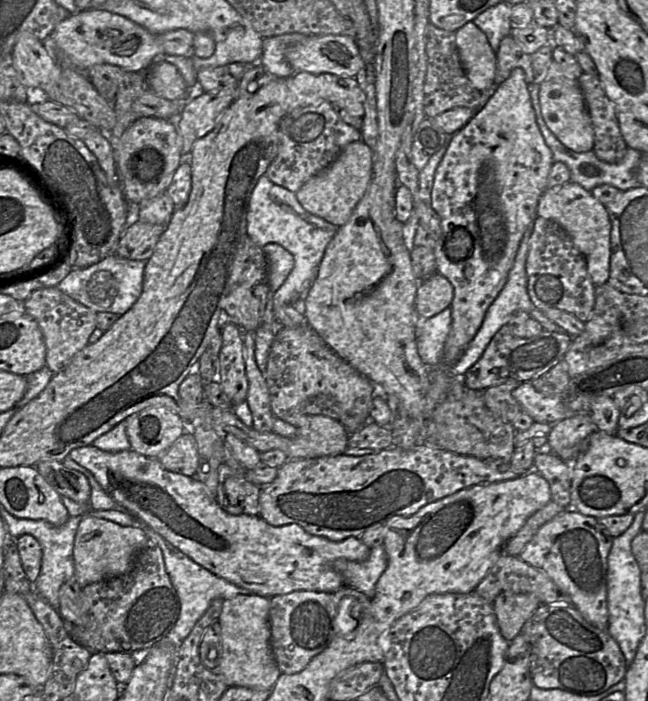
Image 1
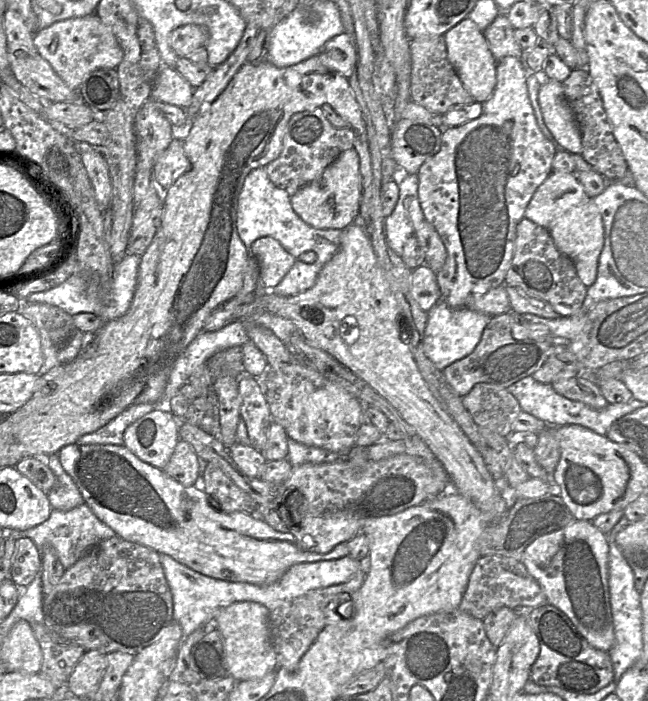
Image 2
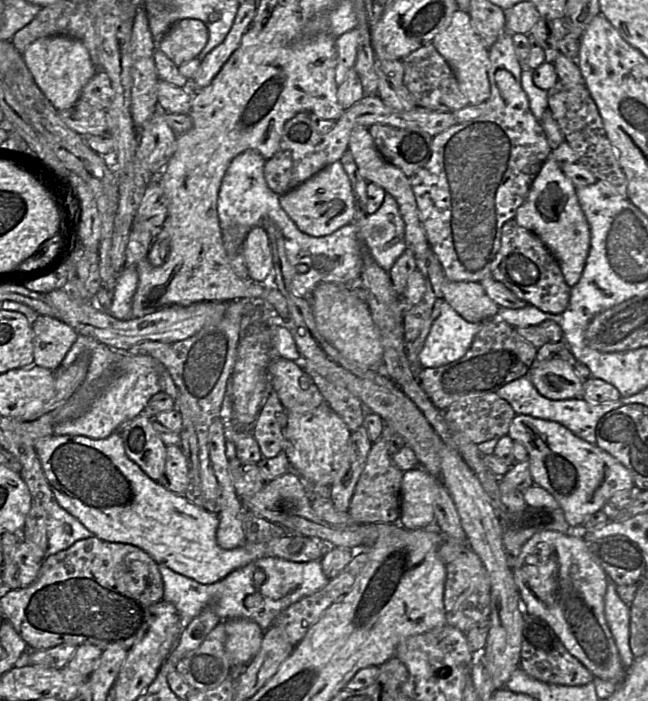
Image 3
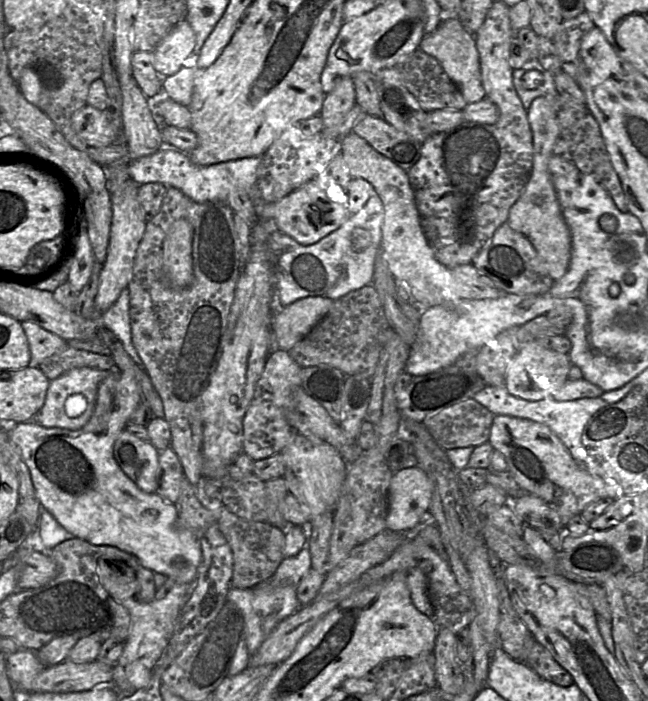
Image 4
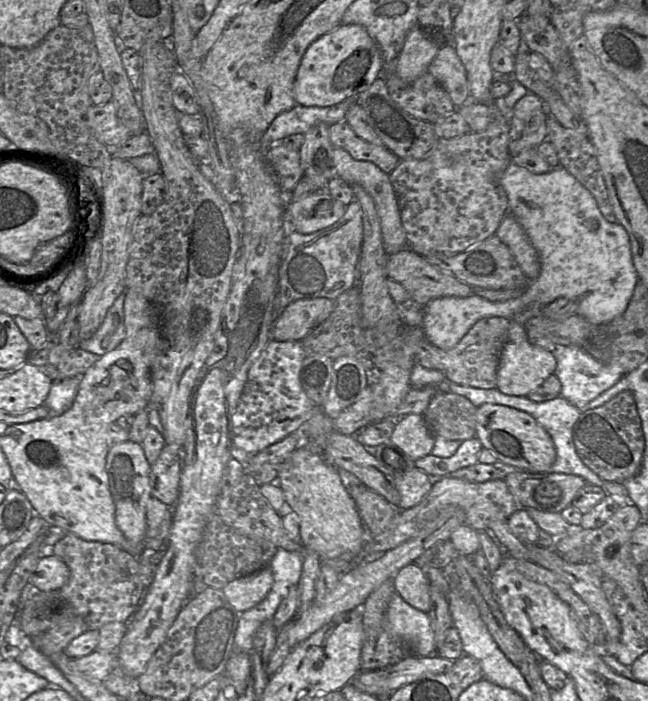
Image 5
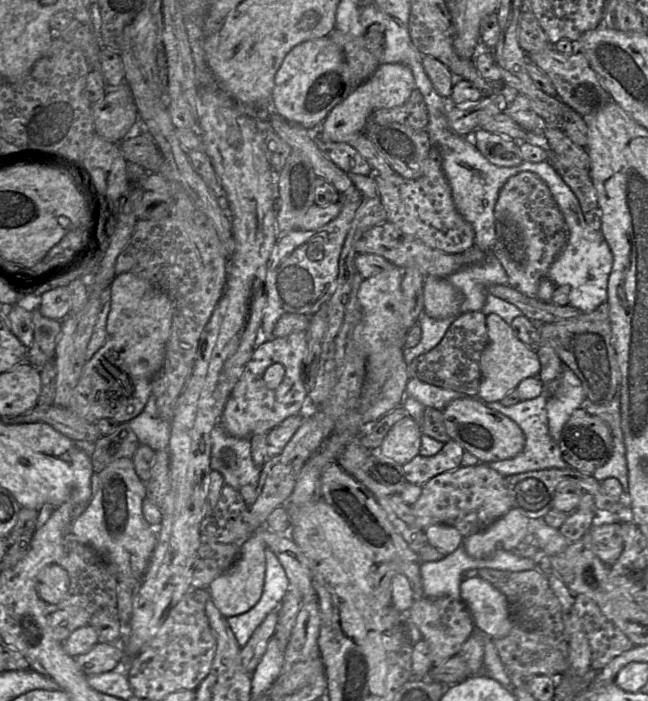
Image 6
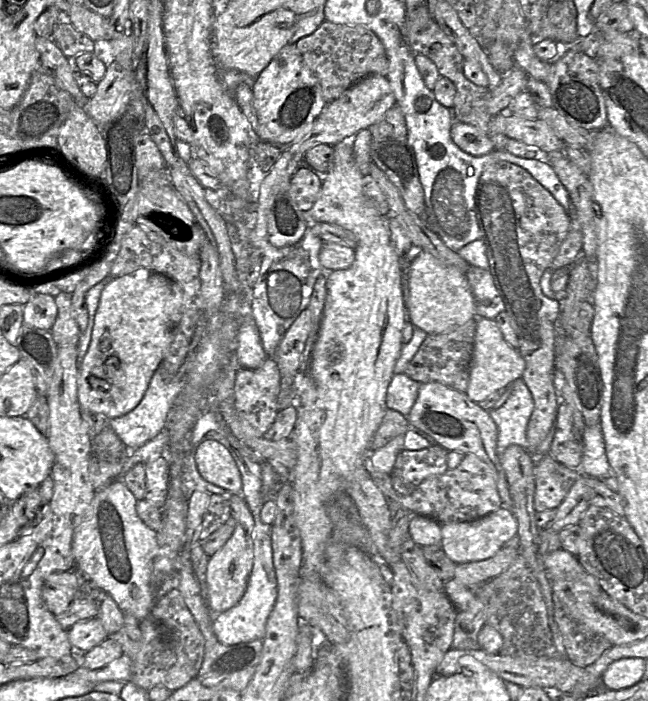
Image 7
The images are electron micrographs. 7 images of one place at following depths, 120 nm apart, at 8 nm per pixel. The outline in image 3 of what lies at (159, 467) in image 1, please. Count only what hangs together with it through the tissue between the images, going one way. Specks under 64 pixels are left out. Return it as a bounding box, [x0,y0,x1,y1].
[34,429,335,584]

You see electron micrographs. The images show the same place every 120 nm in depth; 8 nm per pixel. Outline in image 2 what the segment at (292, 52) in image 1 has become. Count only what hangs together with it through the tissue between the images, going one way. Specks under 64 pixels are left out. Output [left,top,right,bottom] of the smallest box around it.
[316,32,357,79]

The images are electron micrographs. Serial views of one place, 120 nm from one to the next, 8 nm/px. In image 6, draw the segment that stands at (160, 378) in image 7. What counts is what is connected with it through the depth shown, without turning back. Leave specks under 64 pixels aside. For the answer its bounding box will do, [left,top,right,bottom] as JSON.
[128,394,171,451]

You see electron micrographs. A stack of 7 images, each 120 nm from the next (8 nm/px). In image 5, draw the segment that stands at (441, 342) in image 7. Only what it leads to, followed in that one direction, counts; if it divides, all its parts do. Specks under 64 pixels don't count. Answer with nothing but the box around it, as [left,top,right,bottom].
[416,317,511,389]

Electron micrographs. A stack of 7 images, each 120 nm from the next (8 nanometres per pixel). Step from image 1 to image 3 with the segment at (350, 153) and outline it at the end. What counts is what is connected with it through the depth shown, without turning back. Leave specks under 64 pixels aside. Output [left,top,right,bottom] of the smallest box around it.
[280,160,356,237]

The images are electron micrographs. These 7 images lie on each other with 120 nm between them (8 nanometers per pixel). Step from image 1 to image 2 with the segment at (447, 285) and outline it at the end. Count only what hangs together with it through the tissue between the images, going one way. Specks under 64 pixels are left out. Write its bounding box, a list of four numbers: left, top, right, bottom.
[410,265,442,312]

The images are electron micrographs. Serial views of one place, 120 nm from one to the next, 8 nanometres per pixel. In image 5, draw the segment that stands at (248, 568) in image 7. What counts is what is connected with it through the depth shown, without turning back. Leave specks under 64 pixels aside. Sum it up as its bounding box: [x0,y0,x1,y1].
[223,566,273,613]

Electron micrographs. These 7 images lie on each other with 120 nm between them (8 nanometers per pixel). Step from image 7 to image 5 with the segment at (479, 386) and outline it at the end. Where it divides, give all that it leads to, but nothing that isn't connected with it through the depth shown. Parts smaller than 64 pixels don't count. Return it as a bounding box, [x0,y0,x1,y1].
[496,321,557,397]

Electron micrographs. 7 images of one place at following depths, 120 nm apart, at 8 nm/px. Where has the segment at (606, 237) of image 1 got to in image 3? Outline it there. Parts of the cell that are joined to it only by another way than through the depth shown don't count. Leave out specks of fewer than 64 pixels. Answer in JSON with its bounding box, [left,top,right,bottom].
[514,152,590,287]

